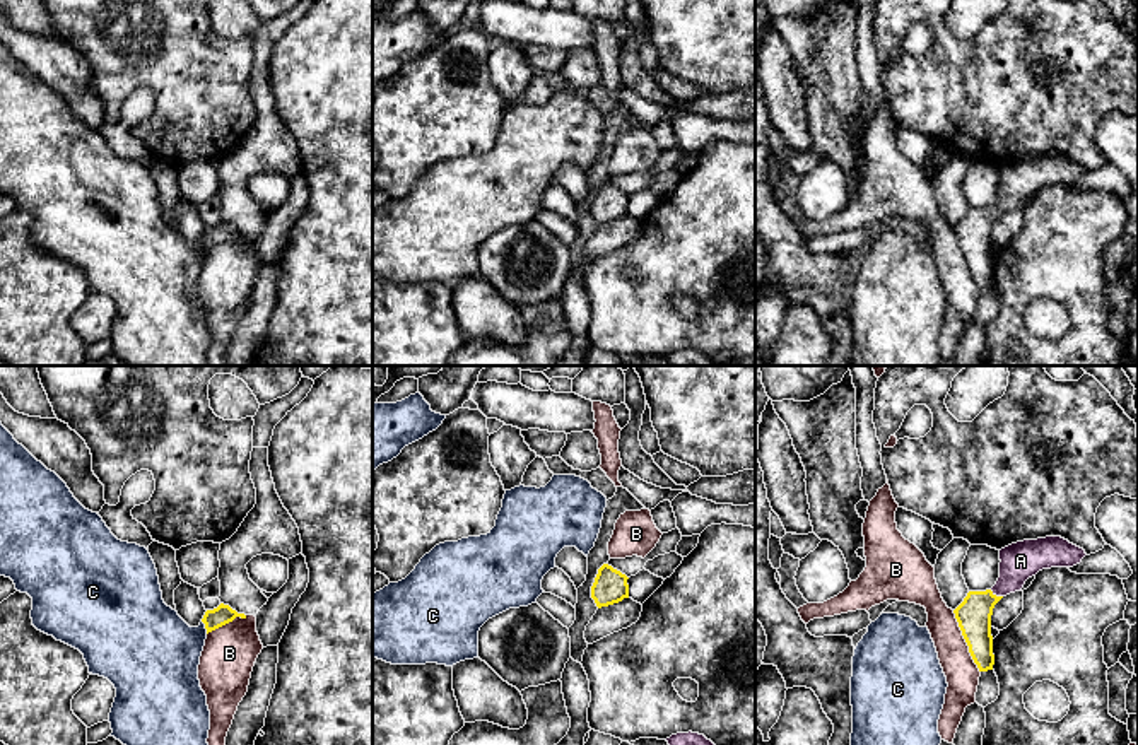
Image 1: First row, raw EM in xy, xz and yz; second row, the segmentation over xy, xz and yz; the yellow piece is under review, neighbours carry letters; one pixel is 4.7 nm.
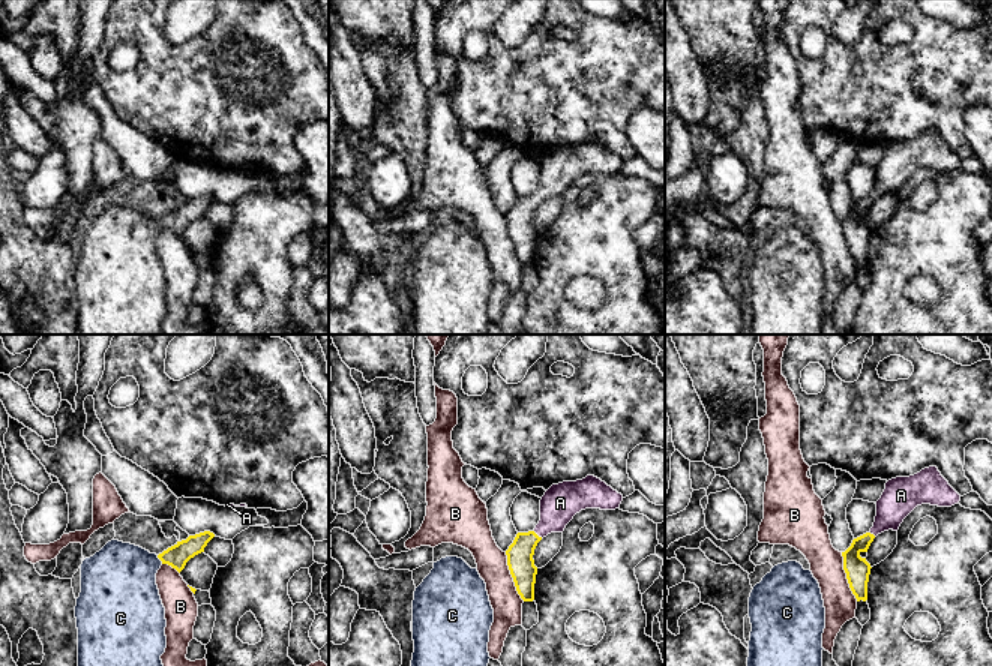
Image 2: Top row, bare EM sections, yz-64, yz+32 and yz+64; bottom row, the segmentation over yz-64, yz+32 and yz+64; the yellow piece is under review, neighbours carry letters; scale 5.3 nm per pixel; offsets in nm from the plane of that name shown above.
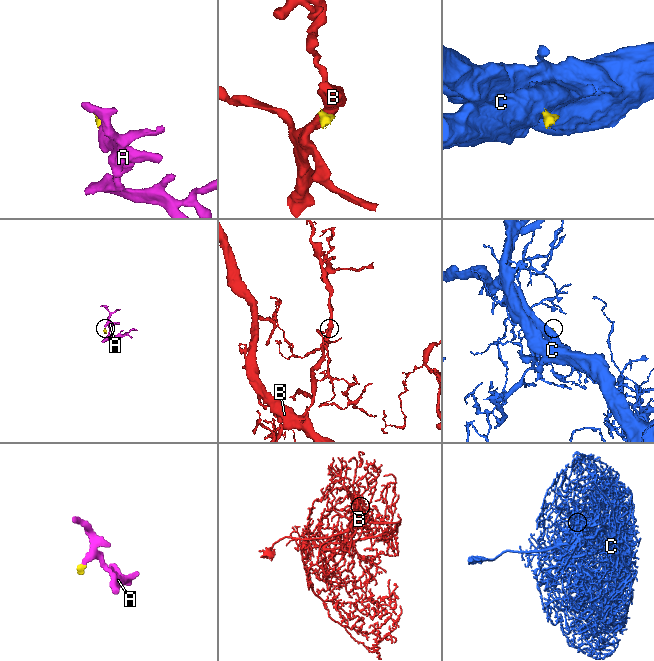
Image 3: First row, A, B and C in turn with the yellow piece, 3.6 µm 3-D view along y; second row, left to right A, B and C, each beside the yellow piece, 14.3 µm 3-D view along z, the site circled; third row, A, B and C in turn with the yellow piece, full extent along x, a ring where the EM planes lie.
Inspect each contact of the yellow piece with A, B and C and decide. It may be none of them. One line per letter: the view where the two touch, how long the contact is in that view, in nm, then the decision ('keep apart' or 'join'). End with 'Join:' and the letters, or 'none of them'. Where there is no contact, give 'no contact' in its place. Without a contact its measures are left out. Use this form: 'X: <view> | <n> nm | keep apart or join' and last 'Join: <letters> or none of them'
A: yz | 70 nm | join
B: yz | 320 nm | keep apart
C: xy | 70 nm | join
Join: A, C

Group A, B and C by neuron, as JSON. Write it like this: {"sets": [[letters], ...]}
{"sets": [["A", "C"], ["B"]]}

